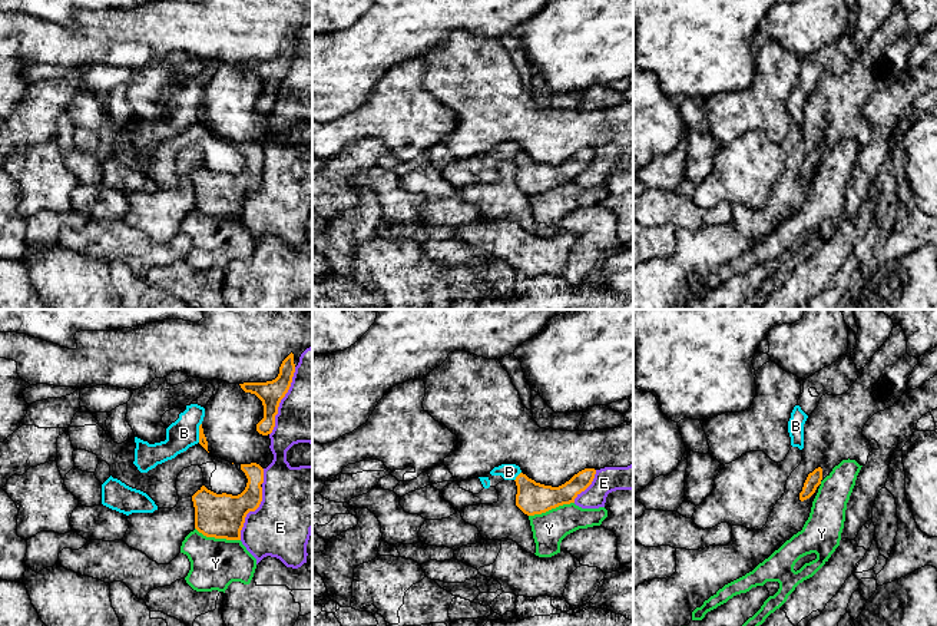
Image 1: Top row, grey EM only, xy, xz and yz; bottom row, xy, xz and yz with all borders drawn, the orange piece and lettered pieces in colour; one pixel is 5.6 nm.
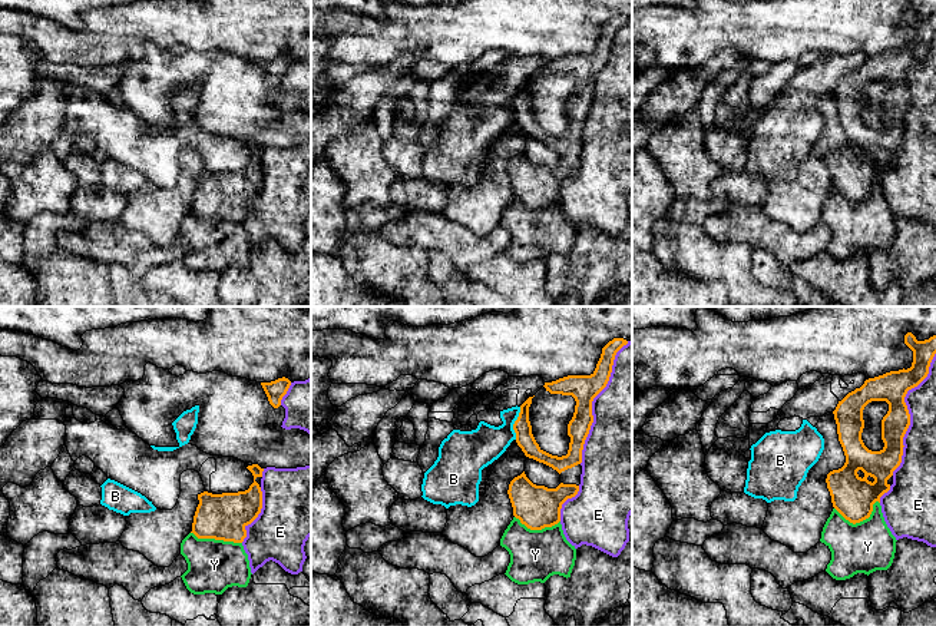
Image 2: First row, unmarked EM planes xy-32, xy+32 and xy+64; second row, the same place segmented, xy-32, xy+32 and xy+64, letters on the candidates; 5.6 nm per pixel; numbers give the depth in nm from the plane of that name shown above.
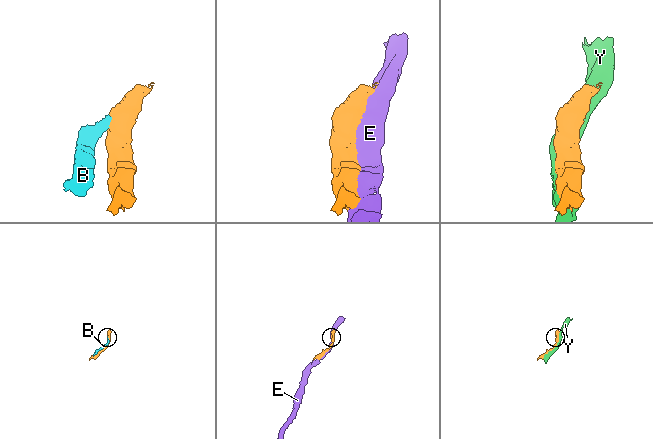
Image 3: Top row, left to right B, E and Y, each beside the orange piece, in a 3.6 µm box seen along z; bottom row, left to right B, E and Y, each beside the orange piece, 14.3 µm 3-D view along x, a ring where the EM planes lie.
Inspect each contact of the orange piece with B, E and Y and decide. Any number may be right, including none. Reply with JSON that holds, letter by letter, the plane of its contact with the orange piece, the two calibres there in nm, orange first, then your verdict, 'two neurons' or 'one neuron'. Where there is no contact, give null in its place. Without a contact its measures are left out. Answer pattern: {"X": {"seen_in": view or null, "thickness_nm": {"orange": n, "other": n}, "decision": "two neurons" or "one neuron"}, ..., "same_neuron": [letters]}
{"B": {"seen_in": "xy", "thickness_nm": {"orange": 50, "other": 170}, "decision": "two neurons"}, "E": {"seen_in": "xy", "thickness_nm": {"orange": 140, "other": 360}, "decision": "two neurons"}, "Y": {"seen_in": "xy", "thickness_nm": {"orange": 260, "other": 280}, "decision": "two neurons"}, "same_neuron": []}

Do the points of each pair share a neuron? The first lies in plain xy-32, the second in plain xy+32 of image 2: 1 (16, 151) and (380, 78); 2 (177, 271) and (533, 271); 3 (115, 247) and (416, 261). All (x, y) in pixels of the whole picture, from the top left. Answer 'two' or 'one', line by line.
1: one
2: one
3: two

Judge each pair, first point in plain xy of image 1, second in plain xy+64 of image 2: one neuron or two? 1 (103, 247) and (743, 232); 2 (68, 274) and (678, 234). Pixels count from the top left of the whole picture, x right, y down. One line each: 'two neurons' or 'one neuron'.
1: one neuron
2: one neuron

